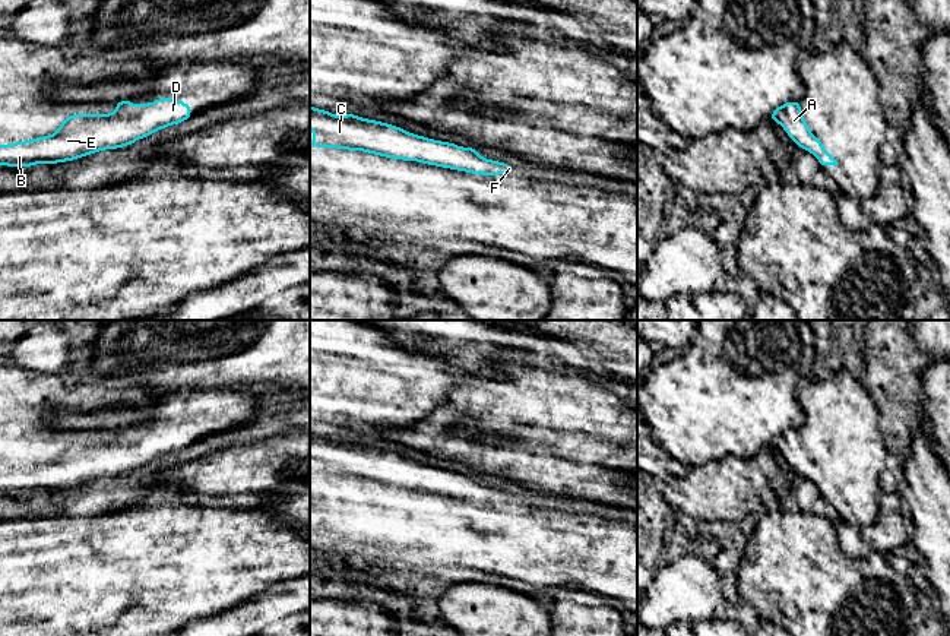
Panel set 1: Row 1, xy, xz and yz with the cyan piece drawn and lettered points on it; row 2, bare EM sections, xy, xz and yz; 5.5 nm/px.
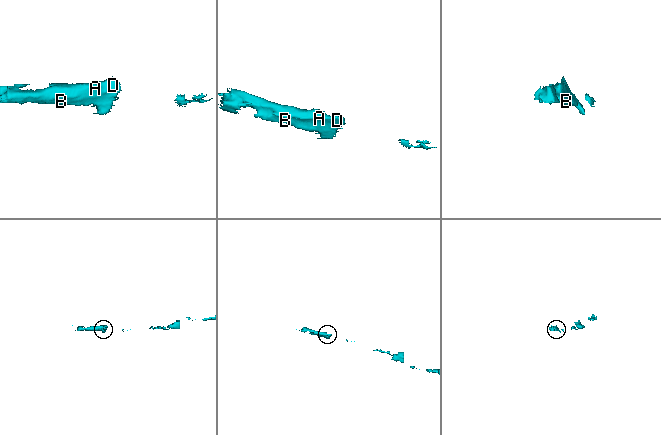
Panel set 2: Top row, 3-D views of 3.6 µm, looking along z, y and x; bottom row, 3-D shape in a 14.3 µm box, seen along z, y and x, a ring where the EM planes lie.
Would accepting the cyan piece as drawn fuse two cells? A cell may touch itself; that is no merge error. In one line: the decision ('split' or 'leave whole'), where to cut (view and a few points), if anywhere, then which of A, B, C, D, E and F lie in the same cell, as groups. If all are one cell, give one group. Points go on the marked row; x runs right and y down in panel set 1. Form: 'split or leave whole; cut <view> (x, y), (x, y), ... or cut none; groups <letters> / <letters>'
split; cut yz (789, 136), (810, 133), (827, 154); groups A B C E / D F

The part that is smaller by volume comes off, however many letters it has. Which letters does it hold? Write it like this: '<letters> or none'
D, F

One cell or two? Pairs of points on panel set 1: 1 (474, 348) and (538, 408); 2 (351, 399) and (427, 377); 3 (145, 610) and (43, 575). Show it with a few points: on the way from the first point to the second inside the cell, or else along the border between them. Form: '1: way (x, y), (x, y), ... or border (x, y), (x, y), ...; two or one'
1: border (506, 358), (494, 361); two
2: way (370, 386), (408, 386); one
3: way (120, 585), (110, 575), (67, 575); one

